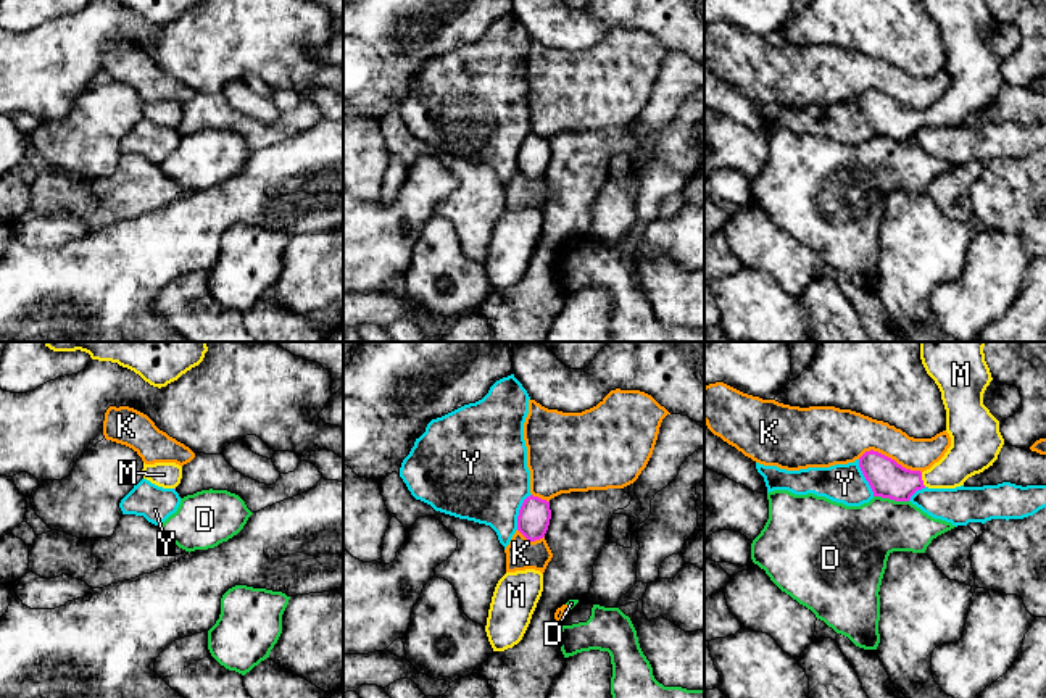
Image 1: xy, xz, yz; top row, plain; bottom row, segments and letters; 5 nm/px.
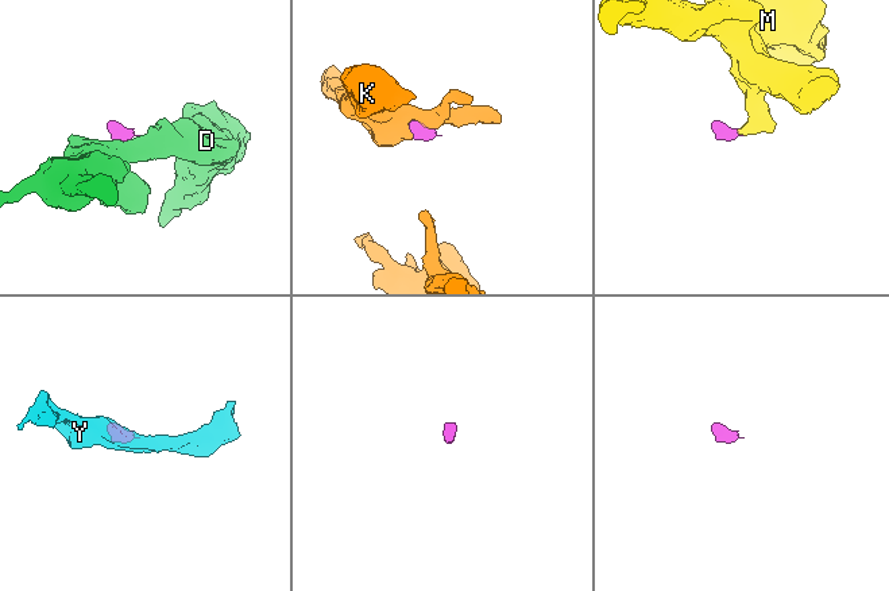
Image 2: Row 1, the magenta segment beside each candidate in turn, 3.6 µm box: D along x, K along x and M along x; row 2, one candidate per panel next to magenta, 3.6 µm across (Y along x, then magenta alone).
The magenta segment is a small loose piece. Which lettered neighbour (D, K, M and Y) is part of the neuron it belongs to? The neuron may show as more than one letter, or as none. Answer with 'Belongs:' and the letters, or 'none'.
Belongs: M

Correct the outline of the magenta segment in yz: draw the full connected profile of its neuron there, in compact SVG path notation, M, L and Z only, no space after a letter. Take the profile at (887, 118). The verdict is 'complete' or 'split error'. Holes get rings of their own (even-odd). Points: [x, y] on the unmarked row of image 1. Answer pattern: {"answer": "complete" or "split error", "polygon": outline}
{"answer": "split error", "polygon": "M922 0L922 3L941 31L951 85L924 111L906 108L878 90L865 90L859 97L859 106L874 135L909 140L925 126L961 126L969 116L993 105L1004 84L999 60L983 44L983 32L993 19L986 0Z"}

